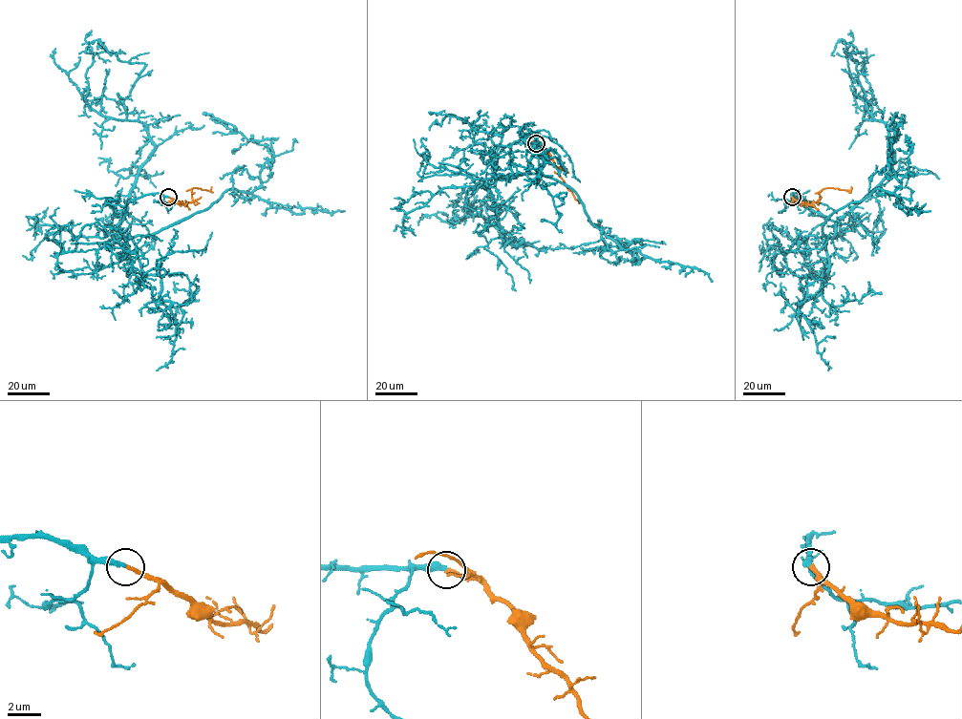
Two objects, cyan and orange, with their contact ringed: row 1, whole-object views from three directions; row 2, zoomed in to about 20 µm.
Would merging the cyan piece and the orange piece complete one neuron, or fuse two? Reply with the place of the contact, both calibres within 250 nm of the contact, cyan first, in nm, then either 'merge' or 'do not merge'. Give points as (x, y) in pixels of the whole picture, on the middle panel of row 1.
place (536, 143); calibres 320 and 260 nm; merge

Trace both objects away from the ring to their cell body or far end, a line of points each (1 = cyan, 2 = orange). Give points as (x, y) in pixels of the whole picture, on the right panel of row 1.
1: (792, 197), (835, 223), (827, 237), (834, 212), (892, 193), (896, 112)
2: (792, 197), (798, 202), (810, 204), (820, 199), (820, 192), (824, 188), (850, 190), (851, 186)

